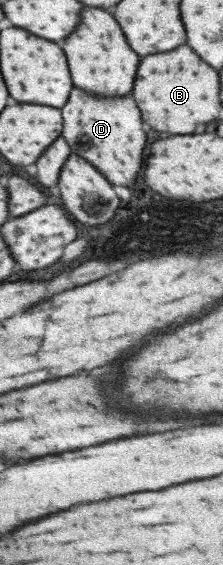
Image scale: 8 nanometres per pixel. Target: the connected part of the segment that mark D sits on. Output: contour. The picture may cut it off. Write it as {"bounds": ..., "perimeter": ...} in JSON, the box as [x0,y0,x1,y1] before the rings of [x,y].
{"bounds":[61,87,145,187],"perimeter":[[[77,87],[72,89],[67,103],[61,107],[61,137],[69,146],[70,153],[93,165],[107,183],[129,187],[141,169],[141,155],[145,147],[145,133],[141,129],[143,121],[131,95],[125,99],[109,99],[91,95]]]}

